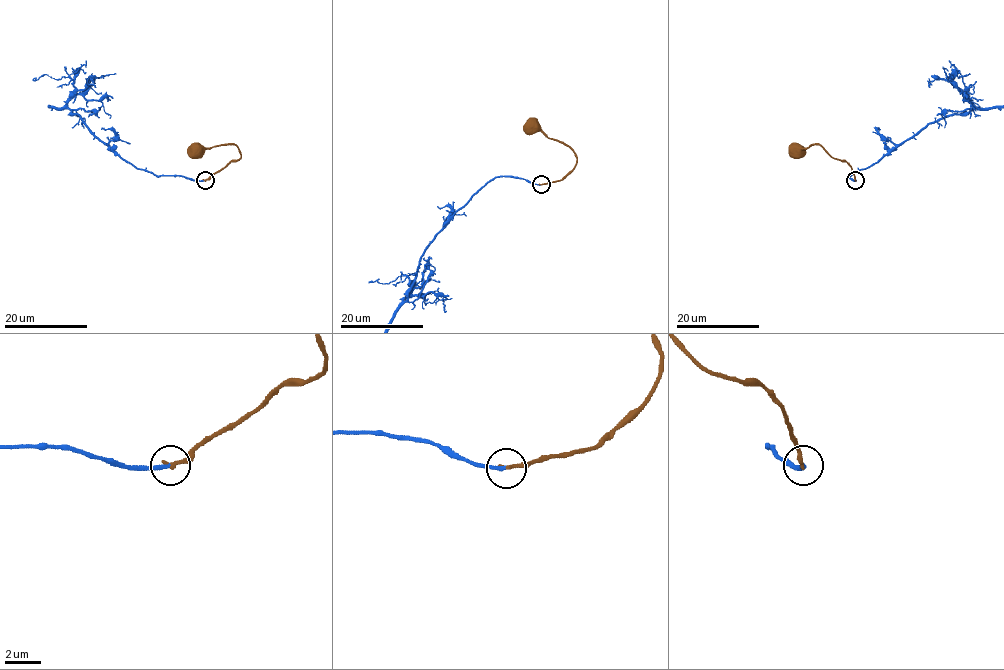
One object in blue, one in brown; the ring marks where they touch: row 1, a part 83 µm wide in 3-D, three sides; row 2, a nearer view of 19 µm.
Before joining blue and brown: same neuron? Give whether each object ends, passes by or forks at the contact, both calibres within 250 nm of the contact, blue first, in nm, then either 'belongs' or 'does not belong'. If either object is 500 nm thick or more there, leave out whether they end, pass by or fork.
blue ends | brown ends | 220/200 nm | belongs

